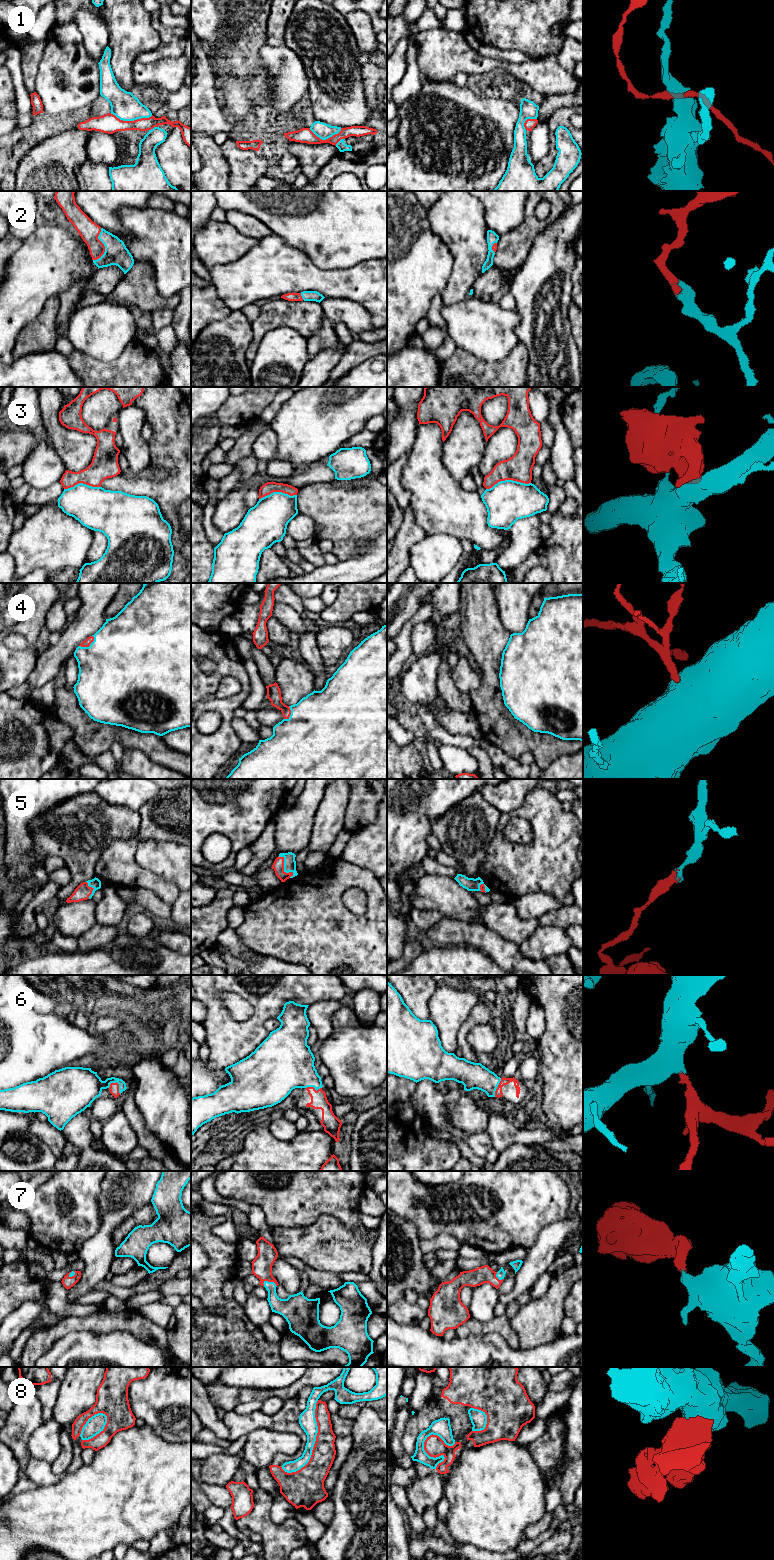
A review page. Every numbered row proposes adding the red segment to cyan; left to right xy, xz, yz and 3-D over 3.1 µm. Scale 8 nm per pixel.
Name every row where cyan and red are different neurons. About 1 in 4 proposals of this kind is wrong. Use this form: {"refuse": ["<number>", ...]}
{"refuse": ["1", "3", "8"]}

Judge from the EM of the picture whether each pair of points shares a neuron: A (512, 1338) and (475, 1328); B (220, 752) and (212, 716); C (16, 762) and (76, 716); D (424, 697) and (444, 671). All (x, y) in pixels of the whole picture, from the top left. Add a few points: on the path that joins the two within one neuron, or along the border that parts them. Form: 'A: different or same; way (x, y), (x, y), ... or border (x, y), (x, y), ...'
A: same; way (503, 1329), (484, 1328)
B: different; border (218, 712), (221, 724), (210, 733), (201, 733)
C: different; border (56, 717), (72, 730), (74, 740)
D: different; border (441, 660), (435, 679), (437, 693)

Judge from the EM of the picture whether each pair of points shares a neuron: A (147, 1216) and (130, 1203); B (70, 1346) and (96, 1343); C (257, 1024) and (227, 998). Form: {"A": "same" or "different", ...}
{"A": "different", "B": "same", "C": "different"}

